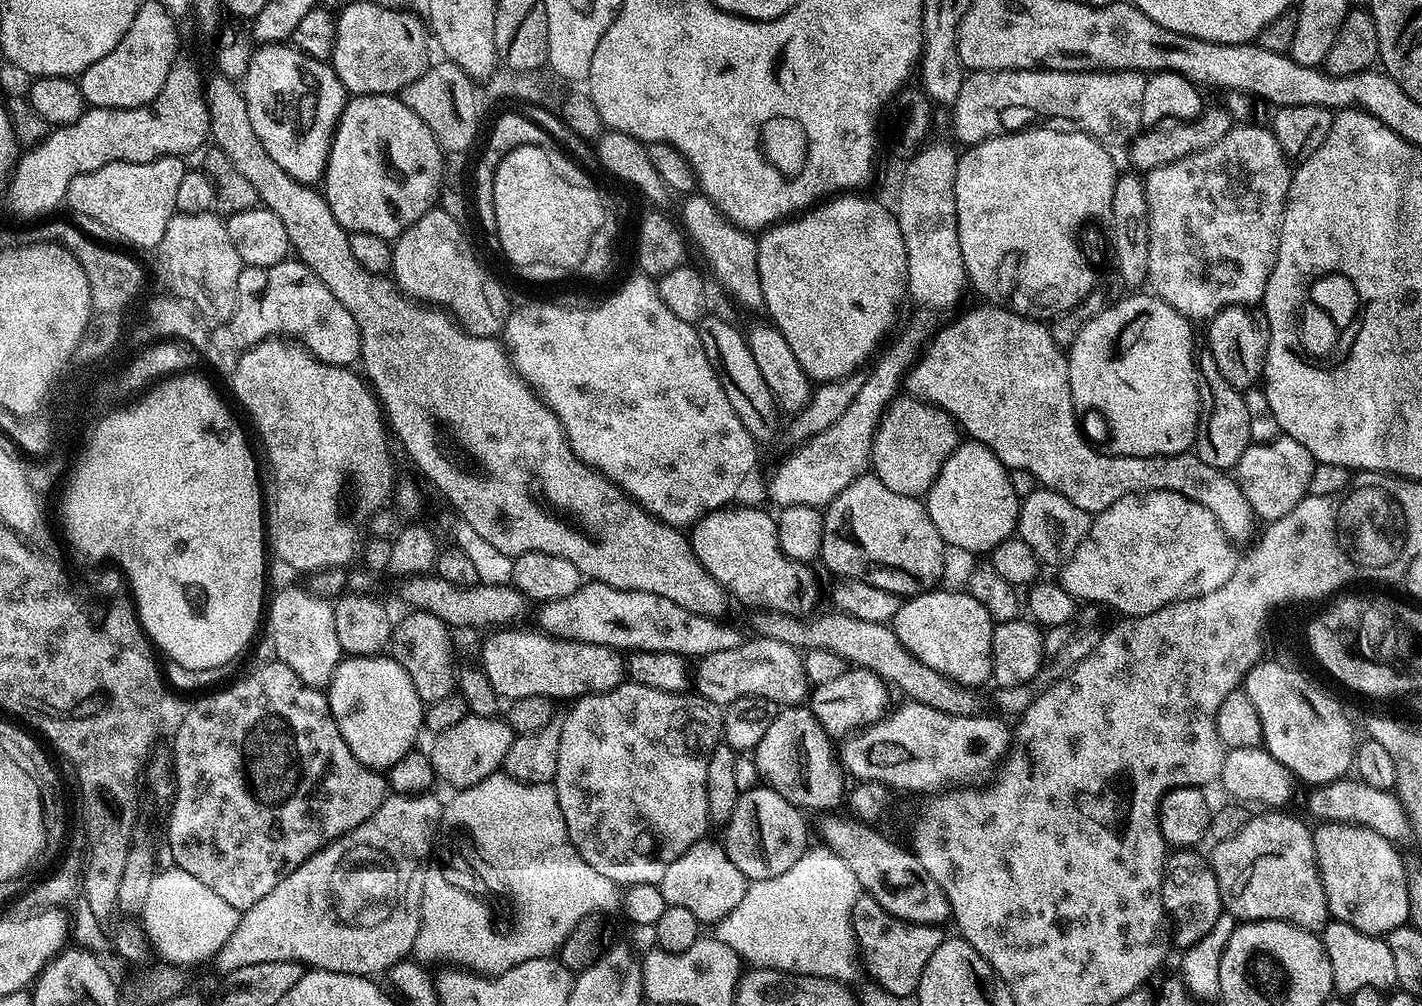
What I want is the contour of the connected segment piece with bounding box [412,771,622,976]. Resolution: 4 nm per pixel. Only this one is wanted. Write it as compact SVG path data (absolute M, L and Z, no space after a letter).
M499 771L466 788L466 798L488 798L488 838L512 838L509 847L513 859L508 862L508 874L503 879L509 880L512 891L516 892L512 902L514 908L520 911L520 929L513 936L499 936L492 929L493 913L485 904L478 902L471 892L450 886L443 871L432 870L422 886L420 929L412 947L417 961L450 960L448 962L451 965L478 972L481 976L500 976L522 962L555 957L562 942L566 942L570 930L574 930L574 926L578 926L582 918L612 912L615 908L617 911L621 907L621 885L598 874L598 870L584 861L582 854L578 854L578 850L570 842L566 822L558 806L558 794L552 784L519 784Z

